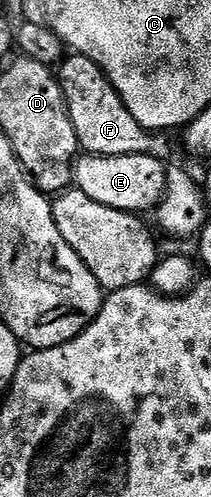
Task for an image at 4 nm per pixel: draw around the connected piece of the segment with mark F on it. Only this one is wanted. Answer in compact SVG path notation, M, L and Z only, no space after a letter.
M78 53L66 56L58 66L57 78L67 99L67 111L73 121L80 148L90 155L127 156L149 155L168 162L173 153L173 143L168 132L150 132L136 121L121 101L107 75L94 61Z

